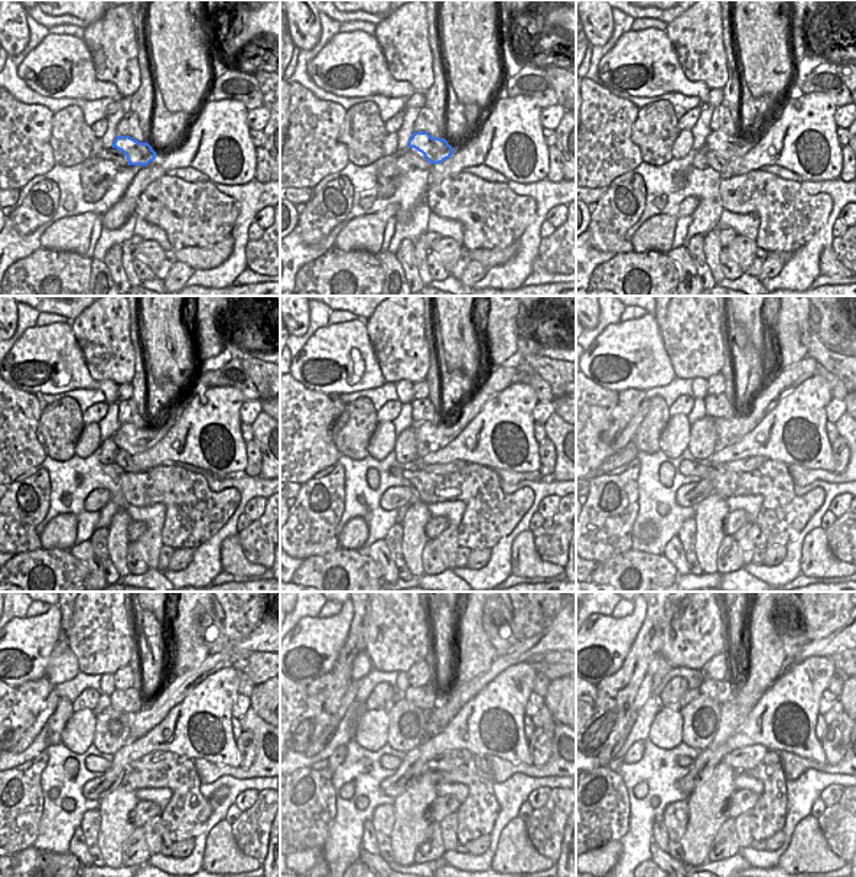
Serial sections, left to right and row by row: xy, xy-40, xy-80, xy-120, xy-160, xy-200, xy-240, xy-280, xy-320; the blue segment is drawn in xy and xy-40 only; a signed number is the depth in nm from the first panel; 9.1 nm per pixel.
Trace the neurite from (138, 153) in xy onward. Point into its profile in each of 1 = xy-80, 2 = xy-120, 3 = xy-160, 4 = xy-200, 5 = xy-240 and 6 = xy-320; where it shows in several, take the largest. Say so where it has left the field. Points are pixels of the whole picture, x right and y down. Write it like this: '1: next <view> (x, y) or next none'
1: next xy-80 (728, 147)
2: next xy-120 (134, 440)
3: next xy-160 (429, 437)
4: next xy-200 (729, 431)
5: next xy-240 (176, 688)
6: next xy-320 (843, 638)

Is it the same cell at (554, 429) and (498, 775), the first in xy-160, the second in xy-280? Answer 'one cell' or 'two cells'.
one cell

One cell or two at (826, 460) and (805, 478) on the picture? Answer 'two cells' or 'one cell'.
two cells

